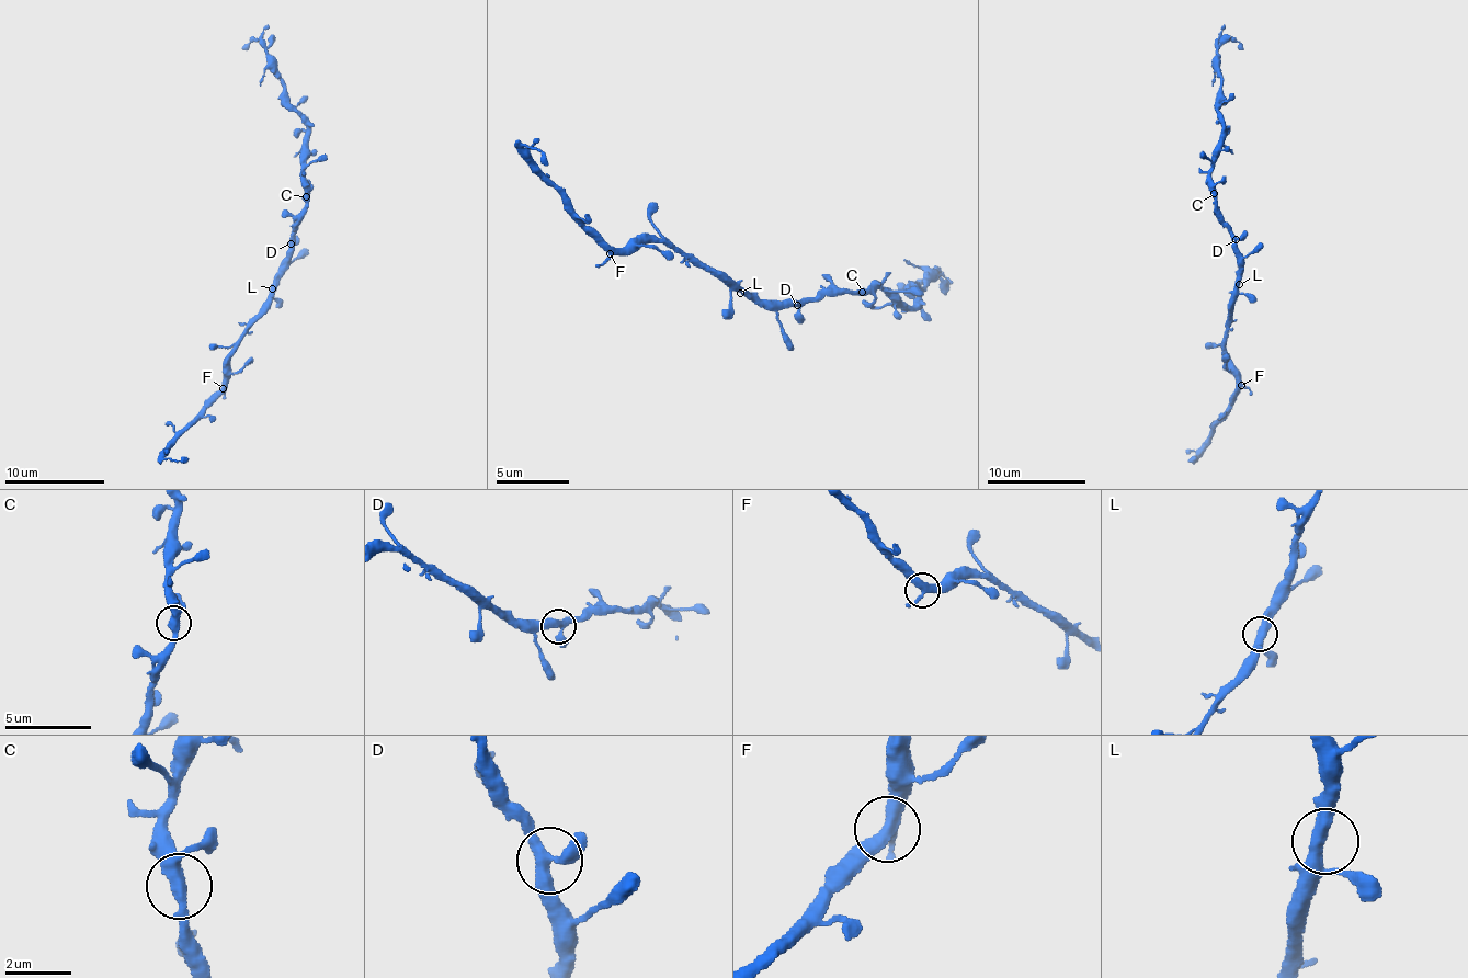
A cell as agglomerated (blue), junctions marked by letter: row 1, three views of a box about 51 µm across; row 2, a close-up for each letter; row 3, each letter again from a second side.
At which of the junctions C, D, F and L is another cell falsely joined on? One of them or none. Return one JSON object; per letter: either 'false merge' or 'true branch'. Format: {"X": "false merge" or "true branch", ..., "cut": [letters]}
{"C": "true branch", "D": "true branch", "F": "true branch", "L": "true branch", "cut": []}

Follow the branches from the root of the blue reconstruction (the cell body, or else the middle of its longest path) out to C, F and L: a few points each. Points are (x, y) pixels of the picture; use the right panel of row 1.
C: (1236, 257), (1231, 227), (1222, 219), (1214, 194)
F: (1236, 257), (1239, 282), (1226, 352), (1228, 370), (1241, 385)
L: (1236, 257), (1239, 284)

